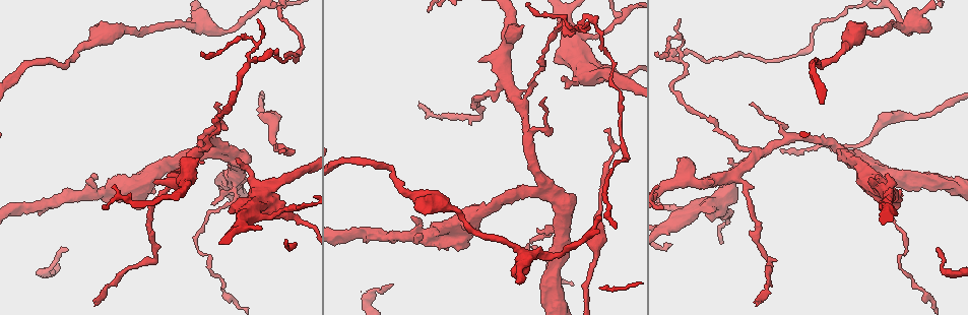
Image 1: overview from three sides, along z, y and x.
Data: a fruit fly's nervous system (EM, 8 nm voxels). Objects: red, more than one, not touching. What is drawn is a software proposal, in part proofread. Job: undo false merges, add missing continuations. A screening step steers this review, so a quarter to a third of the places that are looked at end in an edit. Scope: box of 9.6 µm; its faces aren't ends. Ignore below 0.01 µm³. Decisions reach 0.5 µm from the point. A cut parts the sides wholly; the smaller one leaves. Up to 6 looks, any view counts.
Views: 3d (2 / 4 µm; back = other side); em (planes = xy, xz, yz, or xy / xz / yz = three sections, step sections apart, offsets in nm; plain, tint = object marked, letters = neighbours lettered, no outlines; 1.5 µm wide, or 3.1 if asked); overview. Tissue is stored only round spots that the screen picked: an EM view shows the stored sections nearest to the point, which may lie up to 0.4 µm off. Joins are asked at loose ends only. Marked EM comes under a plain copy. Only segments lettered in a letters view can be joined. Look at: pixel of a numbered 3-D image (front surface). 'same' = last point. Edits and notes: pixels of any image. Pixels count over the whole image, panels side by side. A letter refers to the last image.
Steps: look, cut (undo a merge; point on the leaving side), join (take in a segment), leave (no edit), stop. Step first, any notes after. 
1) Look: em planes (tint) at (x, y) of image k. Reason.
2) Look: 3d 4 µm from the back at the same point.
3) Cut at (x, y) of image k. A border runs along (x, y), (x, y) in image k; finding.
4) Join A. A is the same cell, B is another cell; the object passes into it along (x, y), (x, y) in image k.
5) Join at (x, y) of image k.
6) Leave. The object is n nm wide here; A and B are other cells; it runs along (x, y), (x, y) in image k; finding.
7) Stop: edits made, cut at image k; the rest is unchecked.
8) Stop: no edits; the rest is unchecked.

Look: em planes (letters) at (757, 305) of image 1. Free end.

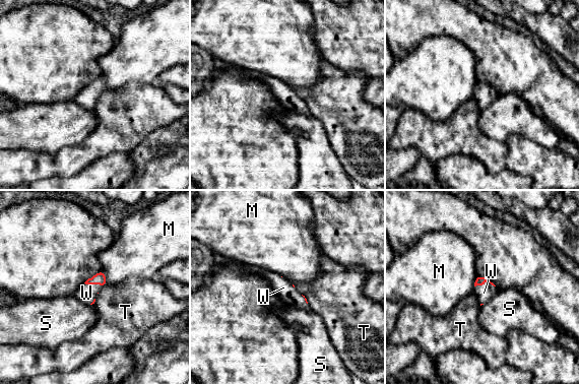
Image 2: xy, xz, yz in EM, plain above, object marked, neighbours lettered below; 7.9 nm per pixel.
Join W. W is the same cell, M, S and T are other cells; the object passes into it along (479, 280), (485, 281), (484, 293) in image 2; the neuron continues.

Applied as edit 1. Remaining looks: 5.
Look: 3d 4 µm at (711, 221) of image 1. Stops while still wide.

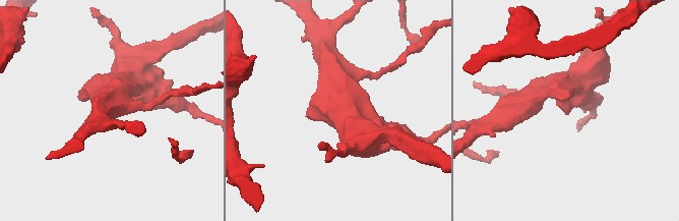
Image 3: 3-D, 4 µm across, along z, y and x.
Look: em planes (letters) at (566, 113) of image 3.

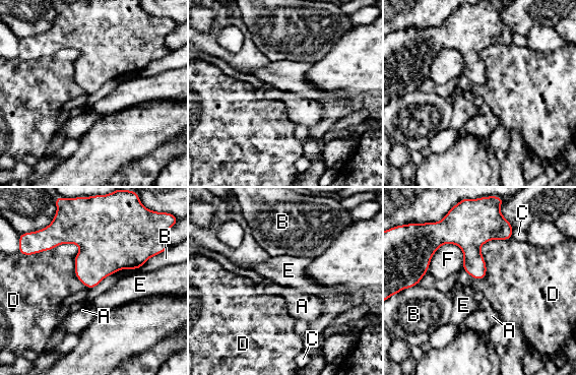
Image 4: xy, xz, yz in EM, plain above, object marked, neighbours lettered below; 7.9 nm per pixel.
Leave. A, B, C, D, E and F are other cells; a border runs along (26, 254), (75, 244), (86, 288) in image 4; none of them fits.

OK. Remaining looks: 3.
Look: em xz step 8 (letters) at (258, 19) of image 1. An open end.

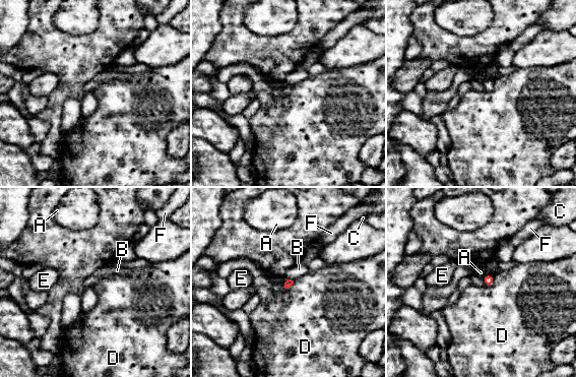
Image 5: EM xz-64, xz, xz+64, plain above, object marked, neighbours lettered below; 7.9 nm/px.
Look: em planes (letters) at the same point.

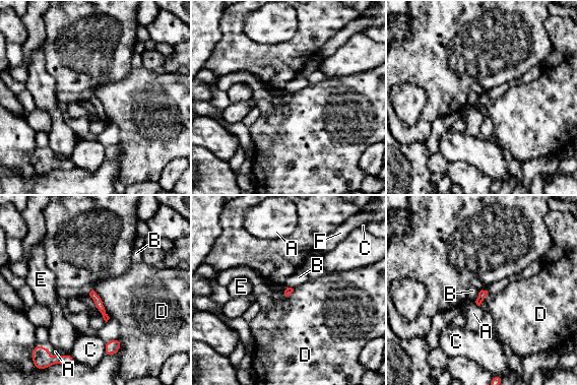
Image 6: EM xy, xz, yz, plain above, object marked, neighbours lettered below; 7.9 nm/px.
Leave. A, B, C, D, E and F are other cells; a border runs along (92, 290), (102, 300), (110, 317) in image 6; no lettered segment goes on from it.

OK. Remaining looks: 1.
Stop: edits made, join at image 2; the rest is unchecked.

